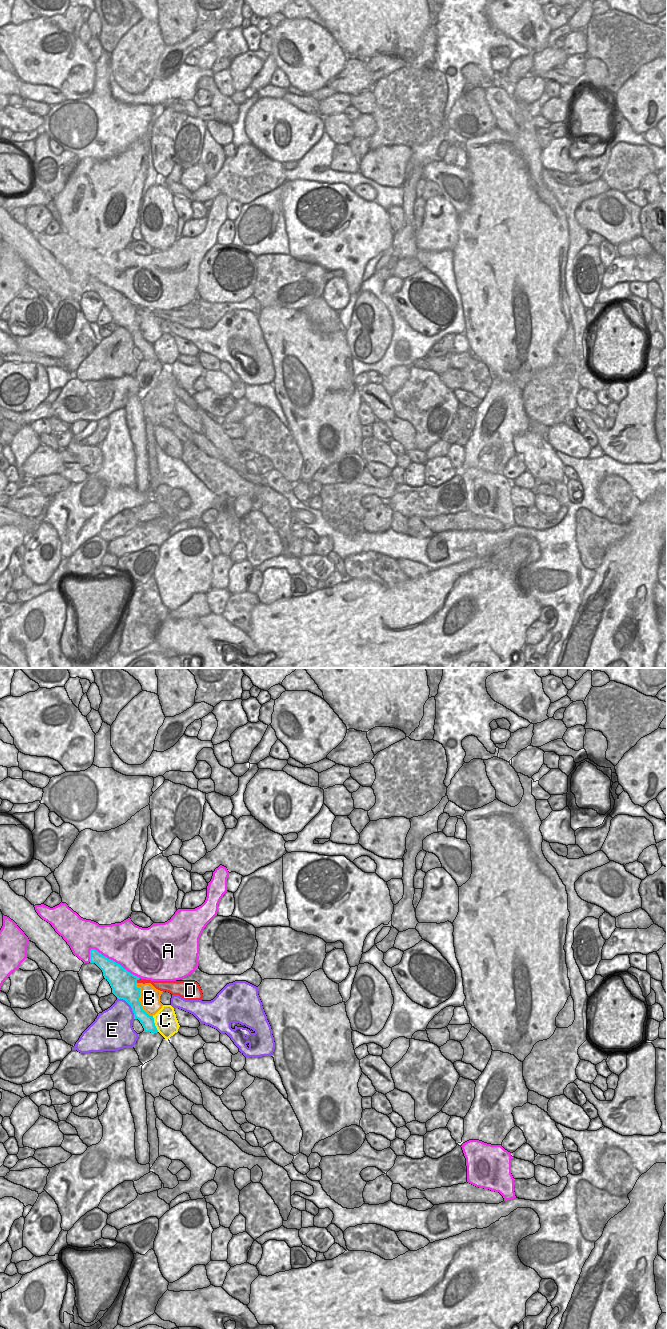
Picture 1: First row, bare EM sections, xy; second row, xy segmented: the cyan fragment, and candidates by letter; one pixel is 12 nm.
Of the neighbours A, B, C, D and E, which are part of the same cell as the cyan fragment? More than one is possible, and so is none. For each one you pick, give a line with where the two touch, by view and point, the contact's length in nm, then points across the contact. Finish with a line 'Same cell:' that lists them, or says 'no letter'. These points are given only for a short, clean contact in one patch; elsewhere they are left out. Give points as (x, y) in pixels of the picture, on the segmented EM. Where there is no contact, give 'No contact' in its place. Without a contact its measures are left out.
Same cell: no letter.

